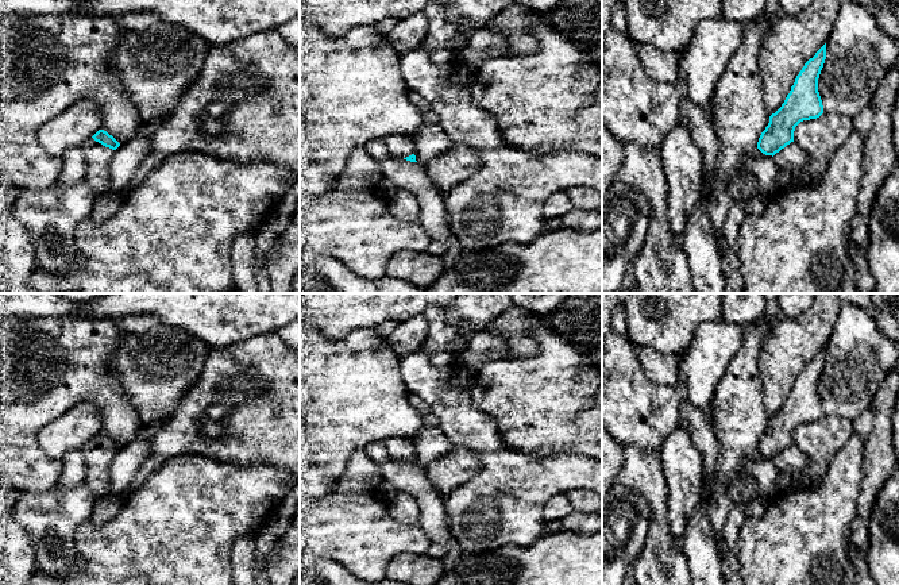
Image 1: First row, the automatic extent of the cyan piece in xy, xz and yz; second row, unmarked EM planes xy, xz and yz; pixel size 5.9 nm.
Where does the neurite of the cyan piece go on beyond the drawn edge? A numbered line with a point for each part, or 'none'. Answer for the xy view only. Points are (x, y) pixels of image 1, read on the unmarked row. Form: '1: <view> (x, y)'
1: xy (97, 460)

